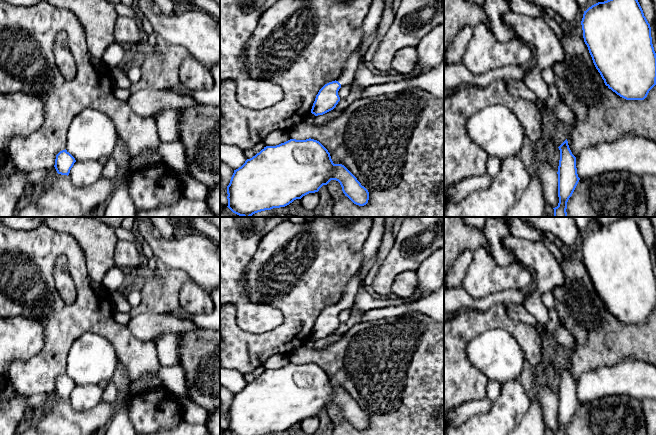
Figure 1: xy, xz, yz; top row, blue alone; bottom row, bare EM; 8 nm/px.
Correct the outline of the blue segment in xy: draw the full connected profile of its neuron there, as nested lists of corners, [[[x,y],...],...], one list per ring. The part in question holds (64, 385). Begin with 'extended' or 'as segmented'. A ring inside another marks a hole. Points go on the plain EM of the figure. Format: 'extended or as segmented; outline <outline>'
as segmented; outline [[[65,373],[56,379],[54,391],[58,398],[68,400],[75,386],[75,382]]]

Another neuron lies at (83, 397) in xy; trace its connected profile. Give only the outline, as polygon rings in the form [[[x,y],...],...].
[[[76,385],[68,400],[75,410],[81,412],[98,405],[103,400],[102,395],[103,390],[98,385]]]

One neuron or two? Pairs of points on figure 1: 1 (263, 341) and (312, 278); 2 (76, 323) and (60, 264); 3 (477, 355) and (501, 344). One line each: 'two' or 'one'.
1: one
2: two
3: one

